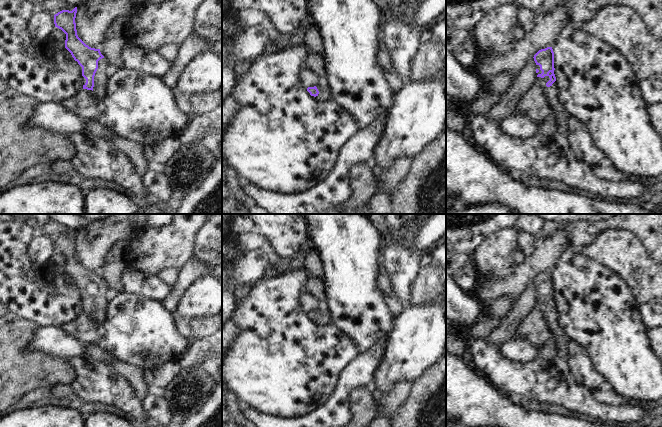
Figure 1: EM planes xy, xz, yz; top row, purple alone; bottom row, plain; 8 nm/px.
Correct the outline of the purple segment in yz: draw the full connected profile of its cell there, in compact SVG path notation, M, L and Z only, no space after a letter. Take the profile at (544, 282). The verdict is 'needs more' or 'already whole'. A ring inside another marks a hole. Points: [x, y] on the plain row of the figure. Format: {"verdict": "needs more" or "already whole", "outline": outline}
{"verdict": "needs more", "outline": "M552 271L539 274L533 282L542 295L541 298L537 299L534 310L544 315L553 333L553 341L556 343L560 357L568 357L568 346L565 343L568 336L559 325L558 311L554 307L556 301L554 298L554 276Z"}

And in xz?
{"verdict": "needs more", "outline": "M319 302L317 309L308 311L307 315L319 326L326 325L330 322L330 313L326 302Z"}

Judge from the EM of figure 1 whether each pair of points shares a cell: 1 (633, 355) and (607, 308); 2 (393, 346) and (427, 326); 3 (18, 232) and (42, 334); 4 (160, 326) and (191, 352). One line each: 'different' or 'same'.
1: same
2: same
3: different
4: different

